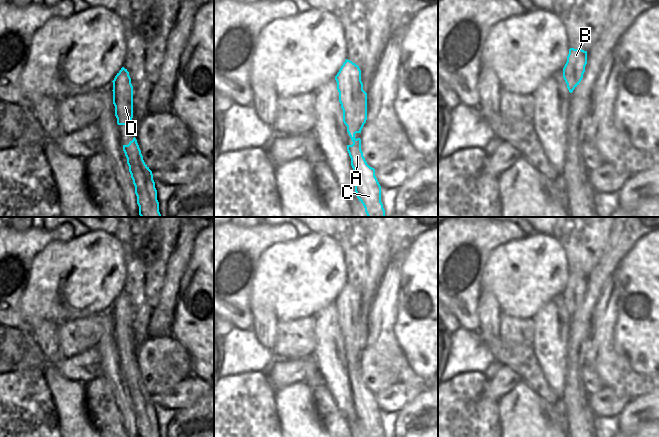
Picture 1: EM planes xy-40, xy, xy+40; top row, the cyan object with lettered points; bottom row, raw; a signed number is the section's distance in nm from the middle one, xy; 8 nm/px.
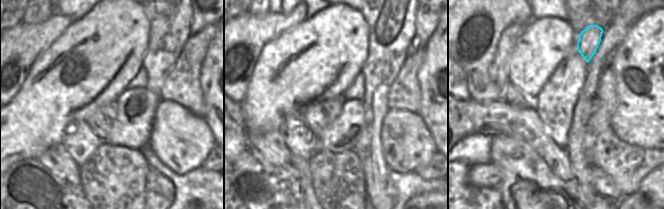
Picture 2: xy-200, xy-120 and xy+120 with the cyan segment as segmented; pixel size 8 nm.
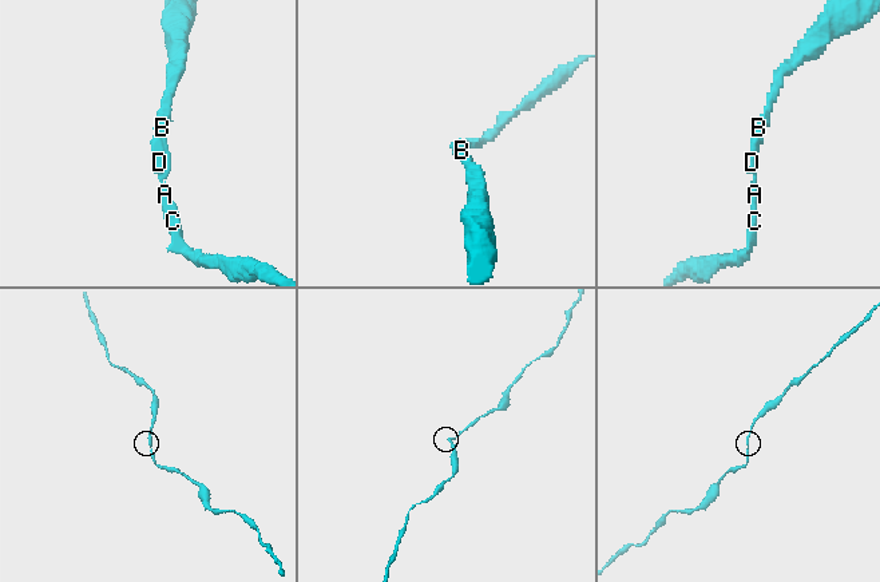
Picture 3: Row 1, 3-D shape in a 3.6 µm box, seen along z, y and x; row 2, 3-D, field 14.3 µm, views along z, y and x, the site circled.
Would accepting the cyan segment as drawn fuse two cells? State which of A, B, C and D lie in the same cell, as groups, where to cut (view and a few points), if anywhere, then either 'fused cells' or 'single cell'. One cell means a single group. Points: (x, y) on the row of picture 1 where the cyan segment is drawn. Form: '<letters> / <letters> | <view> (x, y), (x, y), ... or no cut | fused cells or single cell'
A B C D | no cut | single cell

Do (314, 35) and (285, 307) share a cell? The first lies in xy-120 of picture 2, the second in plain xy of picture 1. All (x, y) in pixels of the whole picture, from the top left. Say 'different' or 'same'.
same

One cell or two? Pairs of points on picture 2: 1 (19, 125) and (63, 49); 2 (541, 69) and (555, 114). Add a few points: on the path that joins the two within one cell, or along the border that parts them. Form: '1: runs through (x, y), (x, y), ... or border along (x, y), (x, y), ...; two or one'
1: runs through (31, 105), (31, 78), (43, 68); one
2: border along (558, 63), (536, 96); two

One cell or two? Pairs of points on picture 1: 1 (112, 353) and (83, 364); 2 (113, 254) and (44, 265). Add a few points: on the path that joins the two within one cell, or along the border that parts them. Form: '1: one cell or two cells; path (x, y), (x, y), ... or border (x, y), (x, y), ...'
1: two cells; border (96, 347), (100, 354), (103, 374)
2: one cell; path (96, 260), (61, 265)

